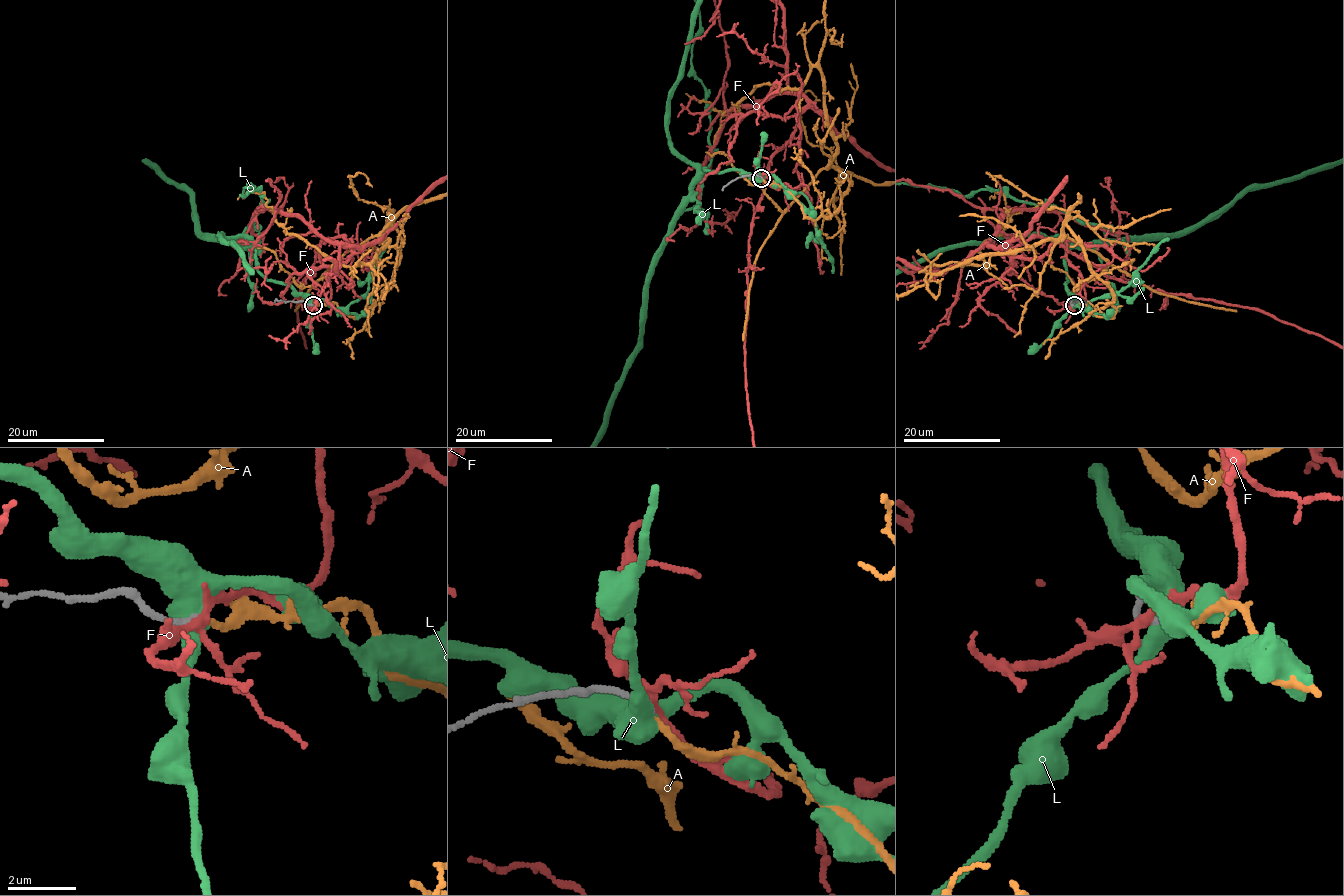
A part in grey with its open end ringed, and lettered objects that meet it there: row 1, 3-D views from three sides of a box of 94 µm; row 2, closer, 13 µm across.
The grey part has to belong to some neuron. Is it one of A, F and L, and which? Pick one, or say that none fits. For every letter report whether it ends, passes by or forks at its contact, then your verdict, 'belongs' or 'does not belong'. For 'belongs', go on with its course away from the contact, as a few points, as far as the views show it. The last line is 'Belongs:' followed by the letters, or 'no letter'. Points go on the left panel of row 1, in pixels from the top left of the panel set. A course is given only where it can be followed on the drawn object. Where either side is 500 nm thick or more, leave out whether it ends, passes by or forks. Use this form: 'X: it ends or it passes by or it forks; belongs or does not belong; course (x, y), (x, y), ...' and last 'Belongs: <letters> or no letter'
A: it ends; belongs
F: it forks; does not belong
L: does not belong
Belongs: A

